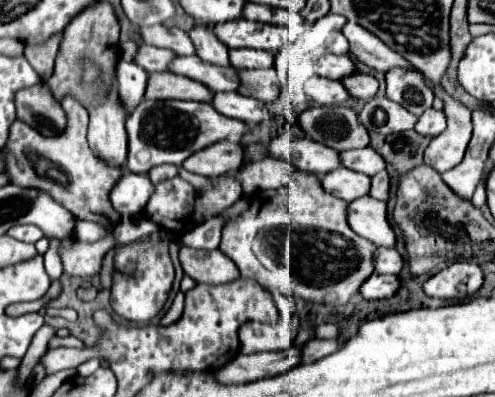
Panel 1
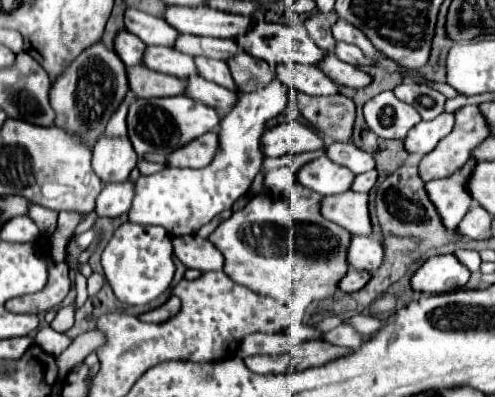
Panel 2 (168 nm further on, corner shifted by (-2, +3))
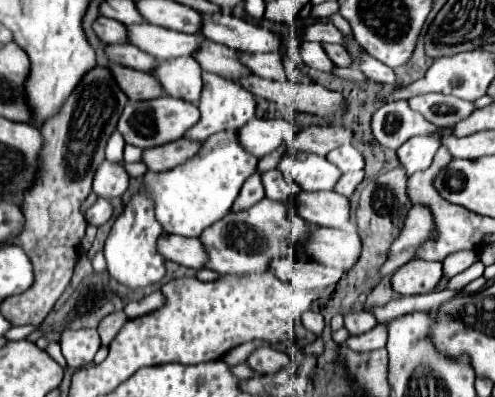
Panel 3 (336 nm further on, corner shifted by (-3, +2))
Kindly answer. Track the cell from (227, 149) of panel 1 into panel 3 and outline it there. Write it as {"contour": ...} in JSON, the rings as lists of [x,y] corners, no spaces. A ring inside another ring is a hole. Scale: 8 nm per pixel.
{"contour":[[[178,139],[174,143],[166,143],[162,147],[150,147],[150,151],[142,153],[142,161],[146,163],[148,171],[160,173],[160,171],[170,171],[190,157],[198,153],[202,143],[194,143],[188,139]]]}

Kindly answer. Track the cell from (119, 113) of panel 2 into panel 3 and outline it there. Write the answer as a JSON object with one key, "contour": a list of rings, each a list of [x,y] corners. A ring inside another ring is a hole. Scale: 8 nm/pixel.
{"contour":[[[116,131],[112,133],[108,145],[106,145],[106,159],[112,163],[120,163],[122,161],[122,149],[124,149],[124,139],[122,135]]]}

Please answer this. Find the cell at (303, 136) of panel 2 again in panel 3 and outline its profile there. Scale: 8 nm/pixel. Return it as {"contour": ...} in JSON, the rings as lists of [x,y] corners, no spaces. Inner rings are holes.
{"contour":[[[250,119],[238,129],[238,141],[254,157],[264,157],[278,149],[282,143],[292,143],[294,135],[300,131],[296,123],[286,119]]]}

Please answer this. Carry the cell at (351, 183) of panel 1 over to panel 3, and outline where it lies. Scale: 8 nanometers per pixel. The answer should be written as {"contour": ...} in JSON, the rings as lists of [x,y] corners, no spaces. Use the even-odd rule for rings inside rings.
{"contour":[[[288,151],[278,163],[286,181],[296,183],[302,191],[330,191],[340,179],[338,167],[328,163],[326,157],[304,151]]]}

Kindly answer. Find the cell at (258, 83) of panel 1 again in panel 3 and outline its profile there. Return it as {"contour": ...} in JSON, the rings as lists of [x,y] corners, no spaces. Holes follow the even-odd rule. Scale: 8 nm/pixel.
{"contour":[[[206,39],[206,47],[202,47],[202,51],[194,55],[194,59],[200,63],[204,71],[214,71],[226,79],[238,79],[250,75],[250,71],[238,61],[236,53],[230,47],[222,47],[220,43],[208,39]]]}

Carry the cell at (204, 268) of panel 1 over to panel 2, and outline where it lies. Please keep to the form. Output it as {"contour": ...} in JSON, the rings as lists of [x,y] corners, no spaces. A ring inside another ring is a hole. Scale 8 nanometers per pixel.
{"contour":[[[177,236],[173,238],[175,256],[187,266],[199,272],[223,270],[223,254],[205,238],[193,236]]]}

